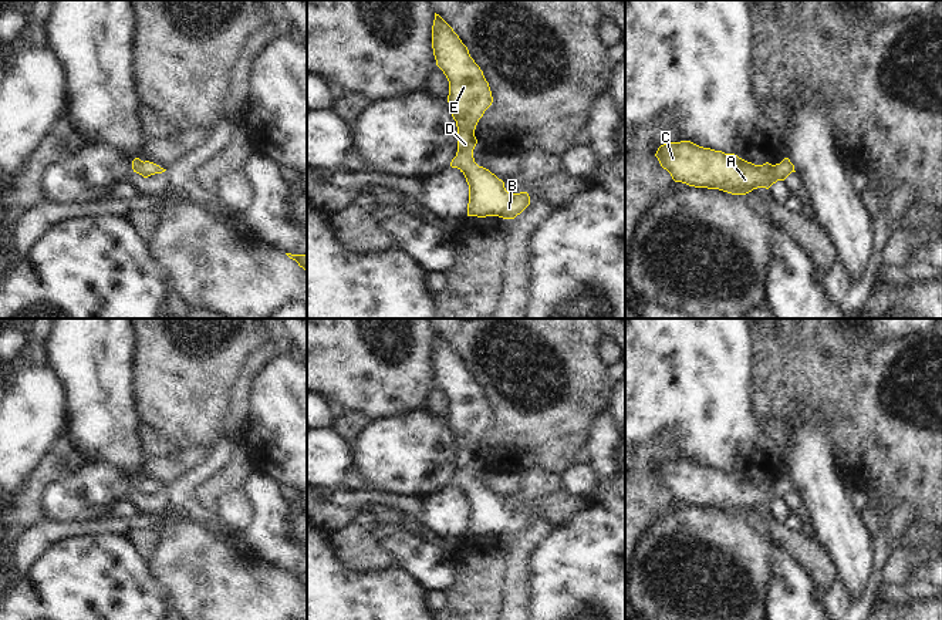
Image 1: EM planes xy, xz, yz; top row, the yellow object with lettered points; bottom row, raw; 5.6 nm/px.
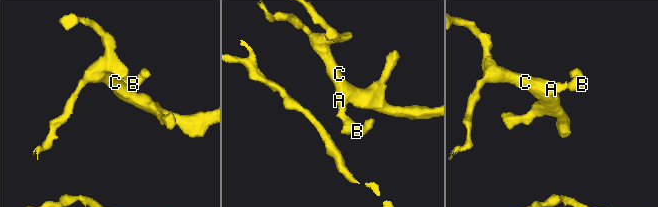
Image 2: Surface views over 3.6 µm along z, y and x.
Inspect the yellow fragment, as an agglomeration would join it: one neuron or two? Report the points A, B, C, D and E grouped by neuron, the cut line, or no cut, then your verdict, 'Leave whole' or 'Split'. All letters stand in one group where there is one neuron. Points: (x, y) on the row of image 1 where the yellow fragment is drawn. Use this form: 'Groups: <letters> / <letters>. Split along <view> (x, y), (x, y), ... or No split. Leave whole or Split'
Groups: A B C D E. No split. Leave whole

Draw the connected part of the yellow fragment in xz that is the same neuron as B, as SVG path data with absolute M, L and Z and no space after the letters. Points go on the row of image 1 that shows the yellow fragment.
M436 13L432 26L432 48L436 65L443 71L449 81L448 102L458 127L458 152L452 159L450 166L458 168L465 175L469 185L467 216L499 216L503 219L514 219L530 205L529 193L509 193L504 188L504 182L489 169L479 166L473 158L473 149L477 144L475 137L476 125L493 102L489 82L459 36Z

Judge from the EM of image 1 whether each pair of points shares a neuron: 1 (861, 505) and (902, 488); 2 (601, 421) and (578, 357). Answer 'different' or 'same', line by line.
1: different
2: different

